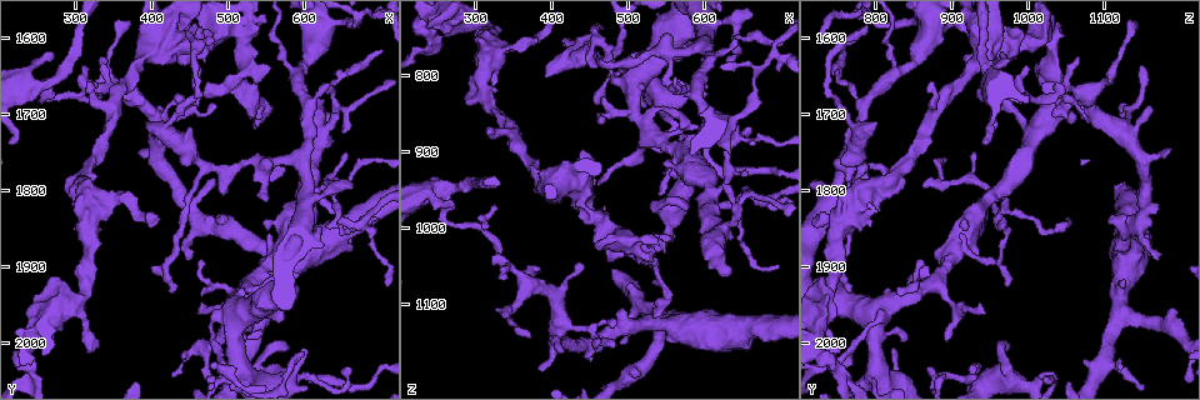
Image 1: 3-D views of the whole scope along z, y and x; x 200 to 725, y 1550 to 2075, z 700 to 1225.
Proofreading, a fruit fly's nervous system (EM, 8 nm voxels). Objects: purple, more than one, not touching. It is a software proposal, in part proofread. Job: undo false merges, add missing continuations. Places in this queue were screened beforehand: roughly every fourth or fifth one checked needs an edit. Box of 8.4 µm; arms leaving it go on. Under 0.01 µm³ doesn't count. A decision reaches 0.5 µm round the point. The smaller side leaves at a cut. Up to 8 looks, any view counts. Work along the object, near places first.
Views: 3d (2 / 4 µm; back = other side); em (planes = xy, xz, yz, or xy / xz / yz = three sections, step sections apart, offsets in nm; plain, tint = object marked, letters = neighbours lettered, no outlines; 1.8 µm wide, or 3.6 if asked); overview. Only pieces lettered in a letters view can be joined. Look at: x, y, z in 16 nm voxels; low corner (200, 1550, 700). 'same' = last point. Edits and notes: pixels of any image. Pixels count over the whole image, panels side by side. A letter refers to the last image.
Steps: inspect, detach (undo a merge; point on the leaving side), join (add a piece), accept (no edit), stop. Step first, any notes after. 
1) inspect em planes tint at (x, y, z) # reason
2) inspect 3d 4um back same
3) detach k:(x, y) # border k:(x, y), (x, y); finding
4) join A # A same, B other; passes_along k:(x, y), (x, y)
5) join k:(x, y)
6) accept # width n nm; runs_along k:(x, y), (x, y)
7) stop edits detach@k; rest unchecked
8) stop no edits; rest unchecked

inspect em planes plain at (475, 2050, 1025) # tapers out

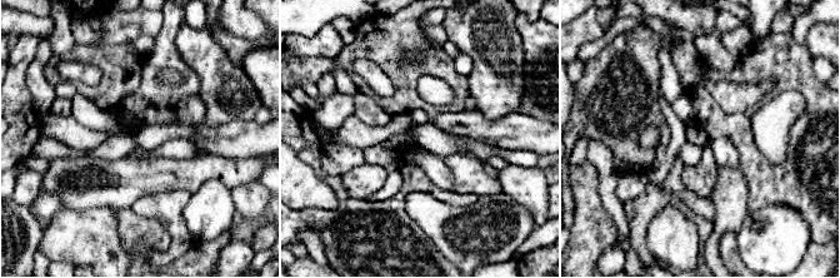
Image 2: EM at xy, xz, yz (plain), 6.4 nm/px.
inspect em planes letters same

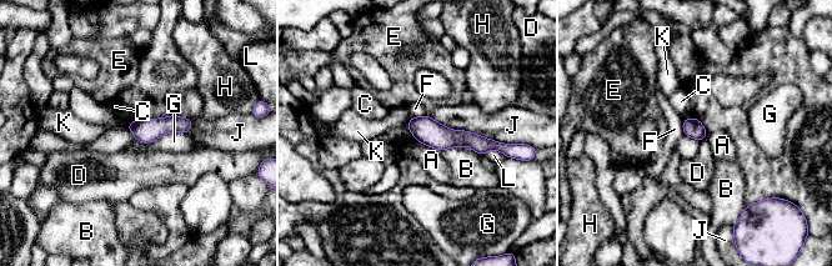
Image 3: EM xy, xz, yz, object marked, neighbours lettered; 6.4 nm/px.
accept # A other, B other, C other, D other, E other, F other, G other, H other, J other, K other, L other; runs_along 3:(410, 125), (445, 139), (491, 145); no lettered piece goes on from it

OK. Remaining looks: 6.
inspect em 3.6um planes letters at (505, 1960, 815) # arms part here

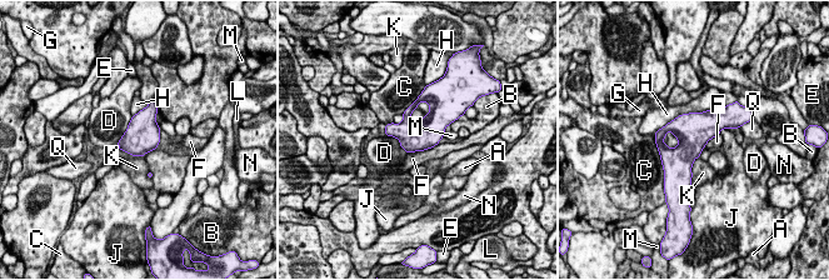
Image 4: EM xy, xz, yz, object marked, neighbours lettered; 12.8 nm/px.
accept # width 380 nm; A other, B other, C other, D other, E other, F other, G other, H other, J other, K other, L other, M other, N other, Q other; border 4:(438, 143), (427, 149), (406, 153); all the same neuron

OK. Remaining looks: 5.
inspect em xy step 4 tint at (530, 1715, 1115) # tapers out

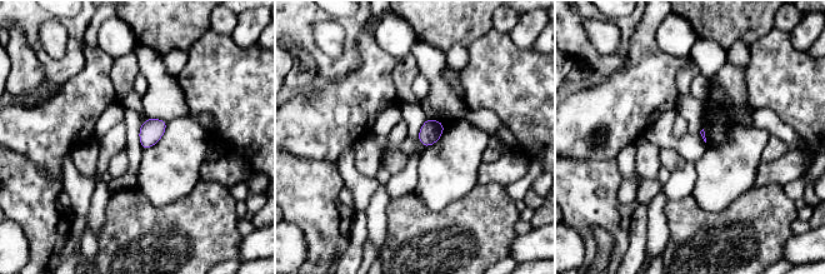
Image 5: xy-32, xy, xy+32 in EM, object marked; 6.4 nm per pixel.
inspect em planes letters same

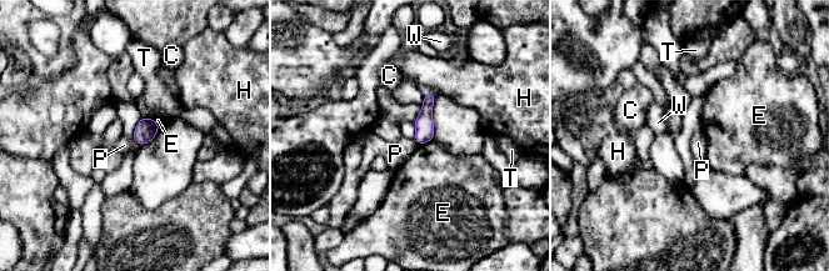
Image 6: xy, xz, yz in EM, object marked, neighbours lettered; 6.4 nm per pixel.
accept # C other, E other, H other, P other, T other, W other; border 6:(133, 137), (140, 146); none of them fits

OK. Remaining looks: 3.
stop no edits; rest unchecked

